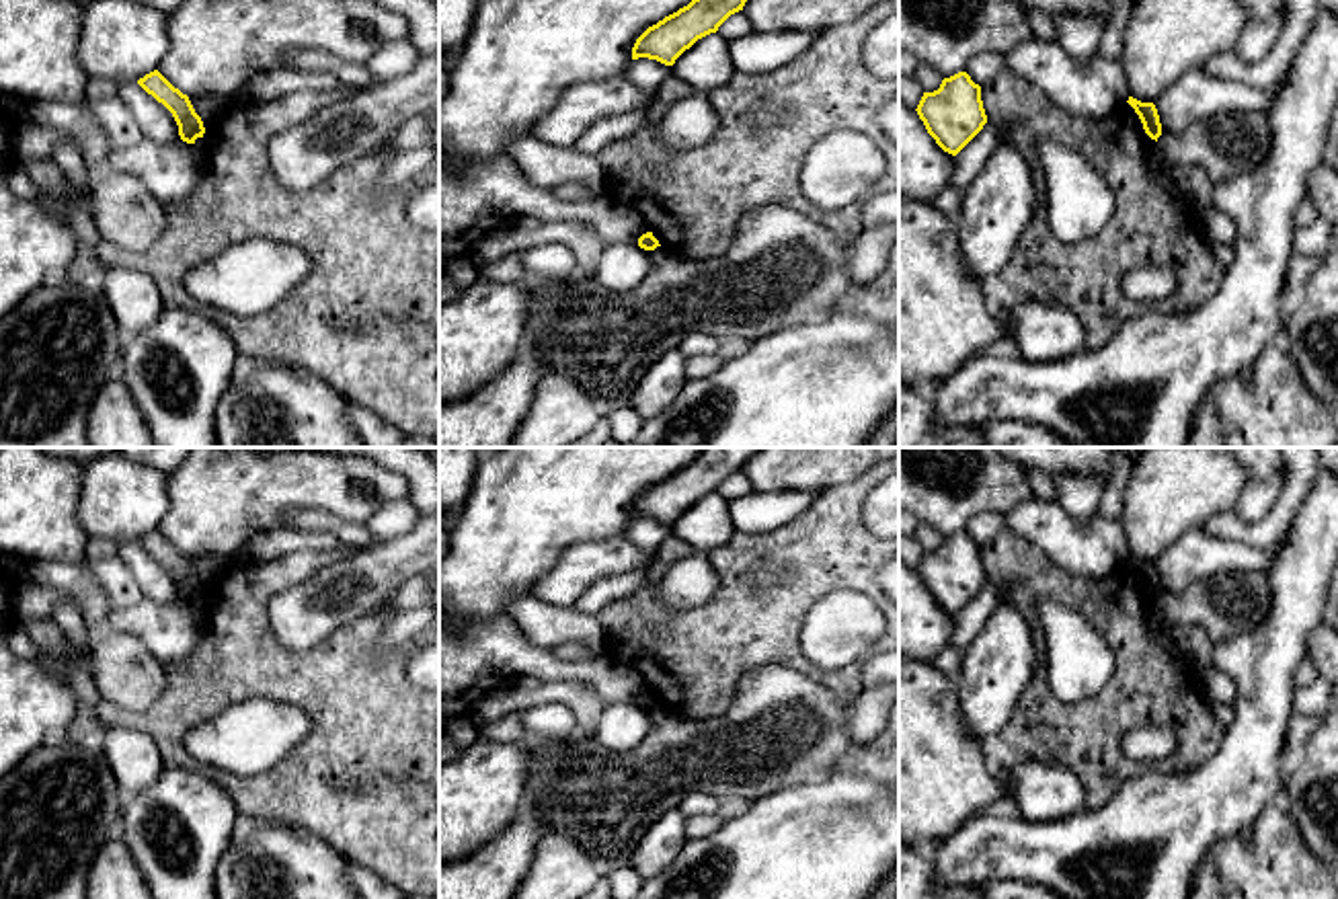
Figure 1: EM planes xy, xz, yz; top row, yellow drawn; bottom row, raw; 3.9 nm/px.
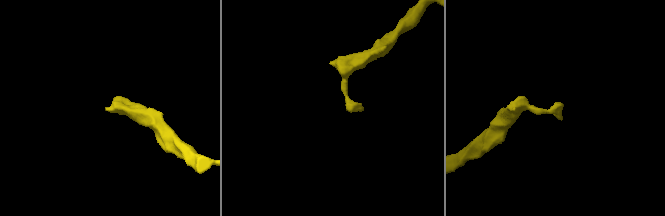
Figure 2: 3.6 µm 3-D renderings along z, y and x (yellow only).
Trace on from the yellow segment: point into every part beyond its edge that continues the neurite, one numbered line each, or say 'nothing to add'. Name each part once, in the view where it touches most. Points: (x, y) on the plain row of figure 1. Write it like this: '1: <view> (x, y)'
nothing to add

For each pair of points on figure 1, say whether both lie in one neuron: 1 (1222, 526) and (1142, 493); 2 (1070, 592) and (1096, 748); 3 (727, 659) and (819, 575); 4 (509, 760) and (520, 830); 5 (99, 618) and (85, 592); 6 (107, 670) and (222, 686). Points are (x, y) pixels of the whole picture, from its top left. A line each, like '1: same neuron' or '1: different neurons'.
1: different neurons
2: same neuron
3: same neuron
4: different neurons
5: same neuron
6: different neurons

